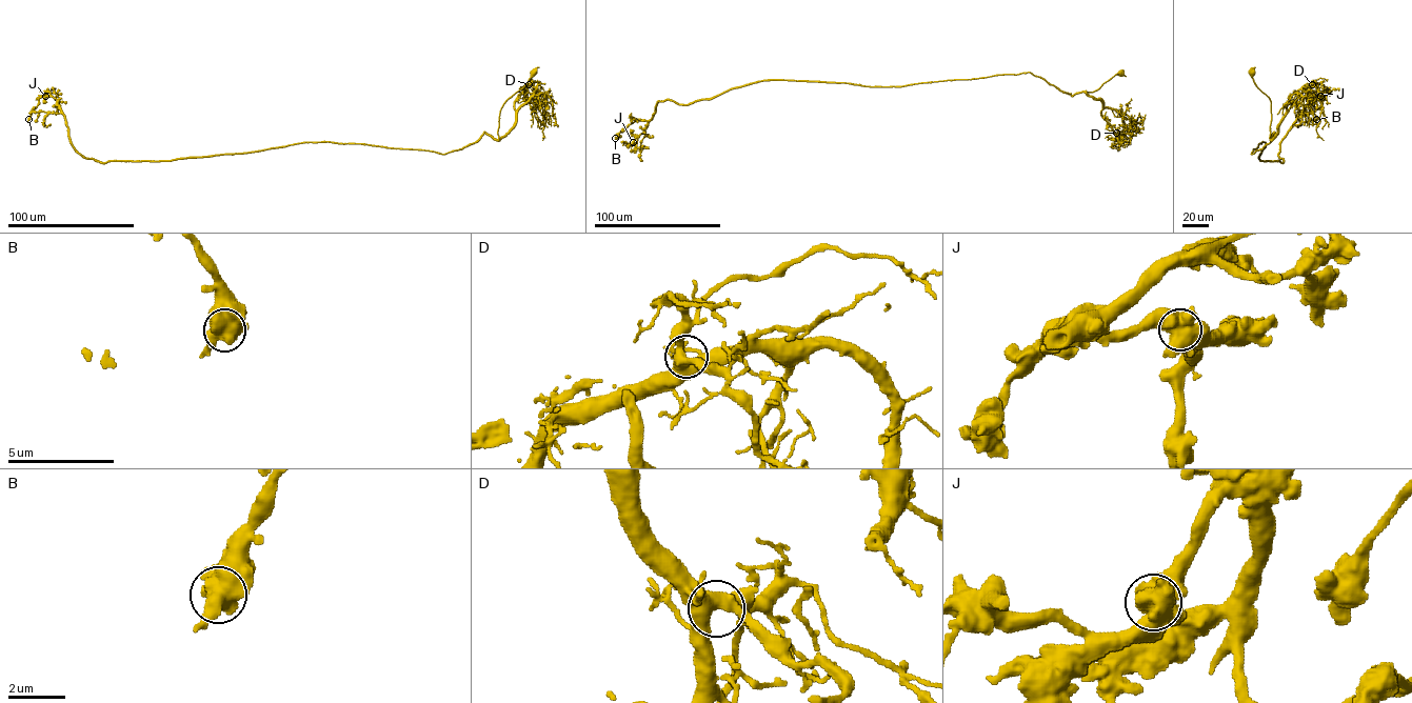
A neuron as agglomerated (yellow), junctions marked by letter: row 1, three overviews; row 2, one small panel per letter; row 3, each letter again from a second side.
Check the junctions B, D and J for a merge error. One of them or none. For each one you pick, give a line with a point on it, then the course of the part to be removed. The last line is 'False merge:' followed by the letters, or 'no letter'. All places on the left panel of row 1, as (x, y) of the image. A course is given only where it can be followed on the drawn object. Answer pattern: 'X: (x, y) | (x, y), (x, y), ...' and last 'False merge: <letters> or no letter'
False merge: no letter

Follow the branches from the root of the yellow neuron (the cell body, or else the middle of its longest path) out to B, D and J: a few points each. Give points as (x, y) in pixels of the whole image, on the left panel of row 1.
B: (534, 73), (498, 140), (444, 154), (302, 142), (101, 162), (61, 113), (28, 119)
D: (534, 73), (502, 106), (498, 140), (513, 126), (514, 101), (529, 84)
J: (534, 73), (502, 106), (498, 140), (483, 133), (444, 154), (302, 142), (101, 162), (75, 149), (45, 96)

